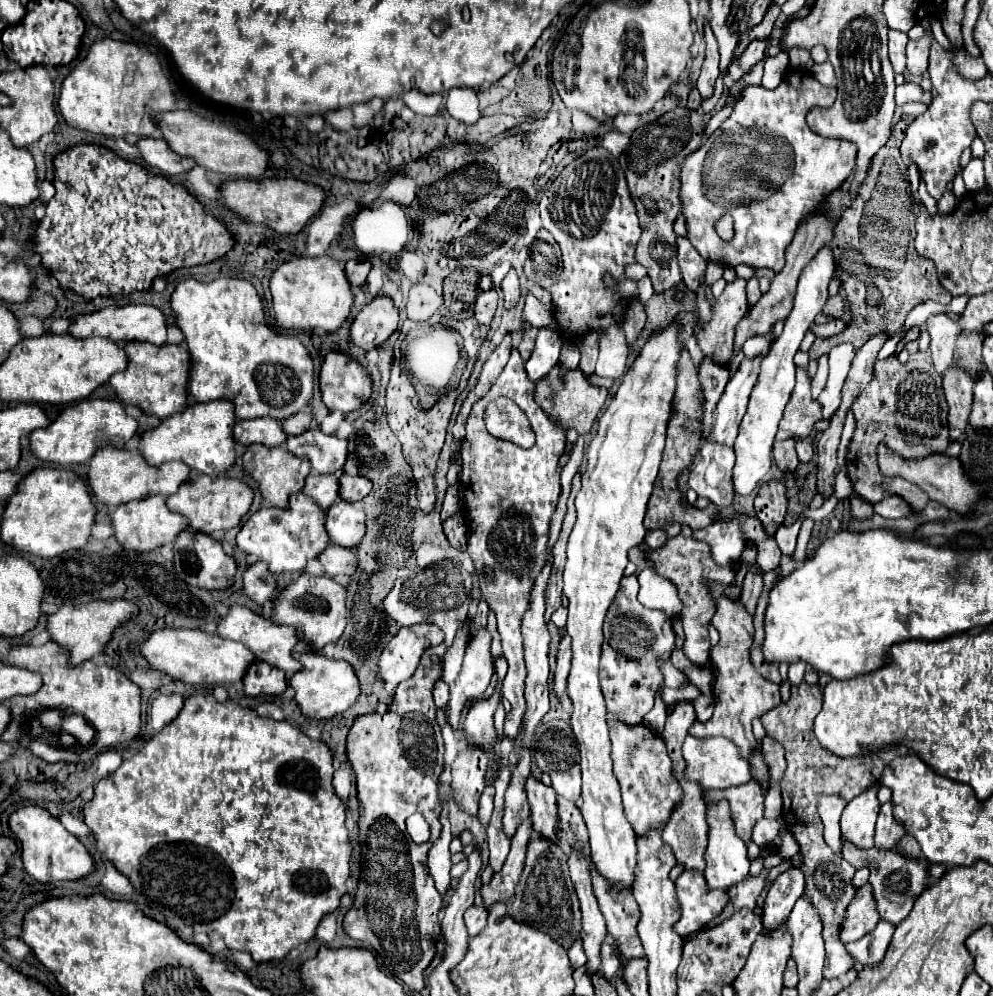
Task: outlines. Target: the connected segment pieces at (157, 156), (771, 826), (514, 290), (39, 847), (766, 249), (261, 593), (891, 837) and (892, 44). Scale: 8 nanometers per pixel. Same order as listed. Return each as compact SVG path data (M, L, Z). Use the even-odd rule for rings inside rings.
M141 139L137 143L139 151L143 153L143 159L151 165L161 169L167 175L181 175L191 171L197 163L191 157L181 157L167 145L165 139Z
M783 817L777 819L759 819L759 823L755 823L753 827L753 843L757 843L759 847L767 847L773 843L773 839L779 833L779 827L783 827L785 821Z
M512 268L504 277L501 283L501 289L504 295L504 306L506 309L513 308L518 303L520 293L520 282L519 277L515 270Z
M37 805L23 807L11 815L9 827L21 843L21 857L23 857L25 871L39 883L79 881L83 877L89 877L95 871L95 863L87 847L77 837L73 837L61 825L61 821L53 817L47 809L37 807Z
M791 71L777 89L769 91L761 85L749 85L743 91L743 97L737 101L731 117L705 139L699 151L685 159L681 169L681 201L687 217L687 237L703 259L721 263L725 267L737 267L743 263L753 269L767 267L775 273L781 271L781 265L785 263L785 247L791 243L795 227L799 227L799 223L807 219L811 211L819 211L819 203L823 203L823 199L827 199L835 187L841 187L855 167L855 143L819 137L805 123L805 115L813 107L831 107L835 97L835 89L823 87L809 75L799 77L799 73ZM721 215L731 215L735 221L735 237L729 243L721 241L713 229L713 223Z
M255 563L251 565L243 575L243 593L251 597L255 603L263 605L265 601L271 601L277 593L277 577L269 571L267 563Z
M891 801L881 805L881 813L877 817L877 833L875 833L875 847L879 849L891 849L897 845L897 841L905 835L905 827L895 821L891 811Z
M889 31L889 61L895 73L905 71L905 45L909 37L903 31Z

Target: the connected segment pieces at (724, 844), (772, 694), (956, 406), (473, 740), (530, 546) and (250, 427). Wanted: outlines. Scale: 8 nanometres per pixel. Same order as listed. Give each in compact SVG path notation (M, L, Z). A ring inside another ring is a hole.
M707 803L707 825L709 825L709 843L707 843L707 869L703 871L711 889L729 889L733 883L739 883L749 873L747 845L735 835L735 827L729 817L729 803Z
M715 583L713 595L717 599L717 613L713 617L713 627L719 631L719 643L711 649L711 661L715 665L715 713L707 723L695 721L695 725L689 729L695 737L709 737L709 735L721 735L731 739L743 757L749 757L751 753L751 739L741 739L741 731L751 731L751 705L779 705L779 685L763 679L749 659L749 649L753 645L753 617L745 611L741 601L729 601L723 591L725 587L719 587Z
M951 369L943 377L943 391L949 405L949 441L959 441L969 425L973 403L973 381L963 369Z
M493 693L488 699L477 699L471 703L465 721L463 721L463 731L465 731L465 741L467 745L479 747L487 751L489 755L489 765L485 773L485 783L493 783L495 771L497 771L497 757L495 757L495 743L497 743L497 731L493 727L493 713L497 709L497 703L501 701L501 695Z
M513 349L511 351L511 359L507 361L507 365L503 367L501 375L497 377L497 381L491 385L489 393L483 395L471 409L469 417L467 417L467 435L461 443L461 455L463 455L463 471L459 475L461 487L463 487L463 505L467 509L467 519L469 519L469 539L467 539L467 553L473 559L475 565L475 573L479 577L479 589L483 593L483 599L489 603L491 611L495 613L497 619L497 631L501 635L501 645L503 645L503 655L509 663L509 671L503 679L503 697L511 703L511 711L505 717L505 735L507 737L515 737L523 711L525 711L525 697L523 697L523 685L525 685L525 667L523 667L523 637L521 637L521 619L523 613L527 611L529 603L531 603L531 587L535 583L535 575L539 575L539 569L543 567L543 563L547 563L549 559L549 551L547 551L547 531L549 531L549 523L551 523L551 515L557 509L559 497L561 497L561 483L559 483L559 459L565 453L565 445L567 445L567 429L559 427L559 423L555 423L537 403L535 403L535 383L531 383L531 379L525 373L525 361L521 359L519 351ZM497 397L508 397L511 401L515 401L519 405L519 409L527 415L533 431L535 431L535 445L531 449L521 449L515 443L509 441L499 441L493 435L489 435L489 431L485 429L485 421L483 421L483 413L489 401L493 401Z
M251 419L235 425L235 441L243 445L261 443L267 447L279 447L287 441L287 435L275 419Z

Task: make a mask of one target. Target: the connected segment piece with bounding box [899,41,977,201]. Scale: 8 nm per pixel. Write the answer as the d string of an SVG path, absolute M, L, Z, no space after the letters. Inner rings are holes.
M933 41L933 45L931 45L929 77L931 77L931 83L933 83L937 95L933 97L933 103L929 105L929 109L909 123L899 151L901 151L901 157L905 157L917 165L917 169L921 173L921 181L927 185L929 195L935 201L939 201L943 191L947 189L947 185L953 183L955 175L959 173L961 153L977 137L969 118L971 103L975 99L969 97L965 91L969 79L959 79L959 71L953 65L953 55L949 55L947 49L943 49L937 41Z

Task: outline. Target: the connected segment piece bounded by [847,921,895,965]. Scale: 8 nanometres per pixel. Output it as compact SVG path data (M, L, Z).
M879 921L879 925L873 931L869 931L867 935L863 935L859 941L847 943L847 951L853 955L855 961L863 965L877 965L883 959L891 943L893 931L895 931L893 923Z

